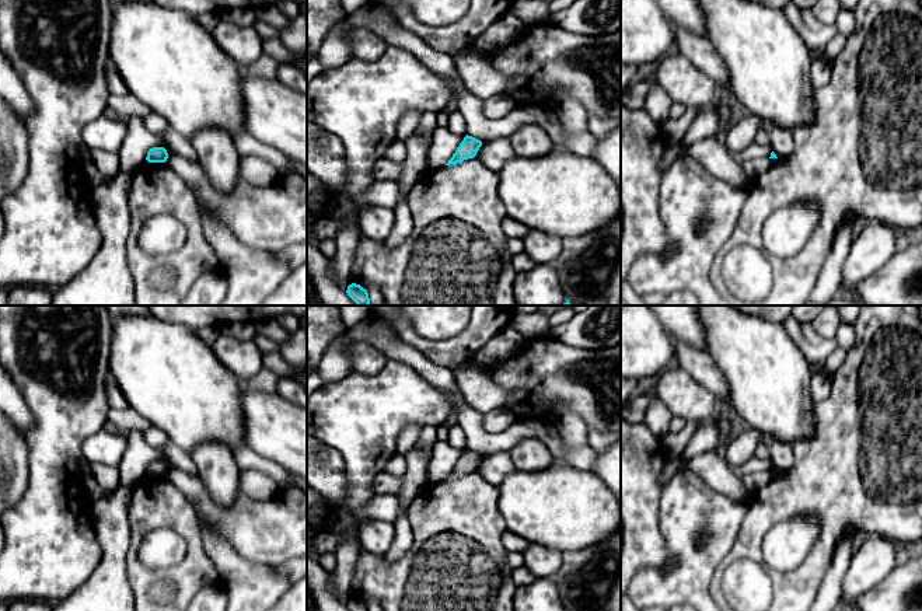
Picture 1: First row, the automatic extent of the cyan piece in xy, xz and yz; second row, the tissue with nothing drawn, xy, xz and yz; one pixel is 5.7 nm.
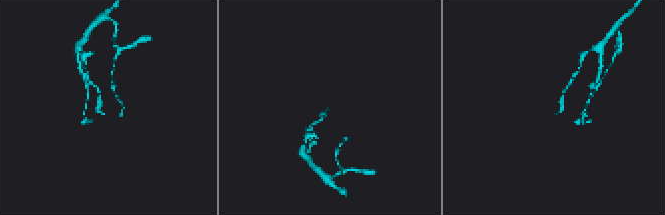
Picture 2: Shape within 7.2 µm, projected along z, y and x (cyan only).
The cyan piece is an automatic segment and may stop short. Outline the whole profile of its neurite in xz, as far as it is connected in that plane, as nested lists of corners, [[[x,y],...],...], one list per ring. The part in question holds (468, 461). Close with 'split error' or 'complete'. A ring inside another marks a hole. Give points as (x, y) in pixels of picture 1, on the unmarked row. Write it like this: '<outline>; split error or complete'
[[[467,448],[446,479],[457,478],[464,474],[474,472],[481,460],[482,460],[481,454]]]; complete

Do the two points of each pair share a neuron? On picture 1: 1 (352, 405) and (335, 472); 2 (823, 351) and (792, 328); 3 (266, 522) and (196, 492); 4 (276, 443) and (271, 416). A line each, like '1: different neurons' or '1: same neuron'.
1: different neurons
2: same neuron
3: same neuron
4: same neuron

